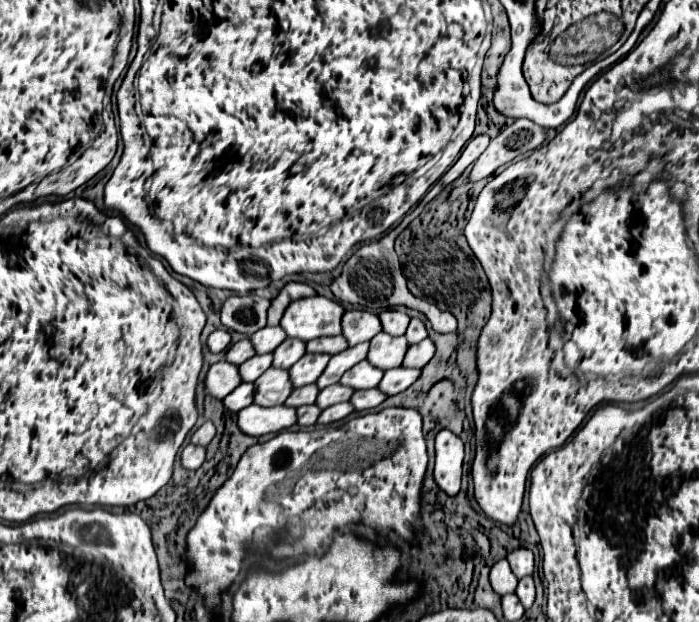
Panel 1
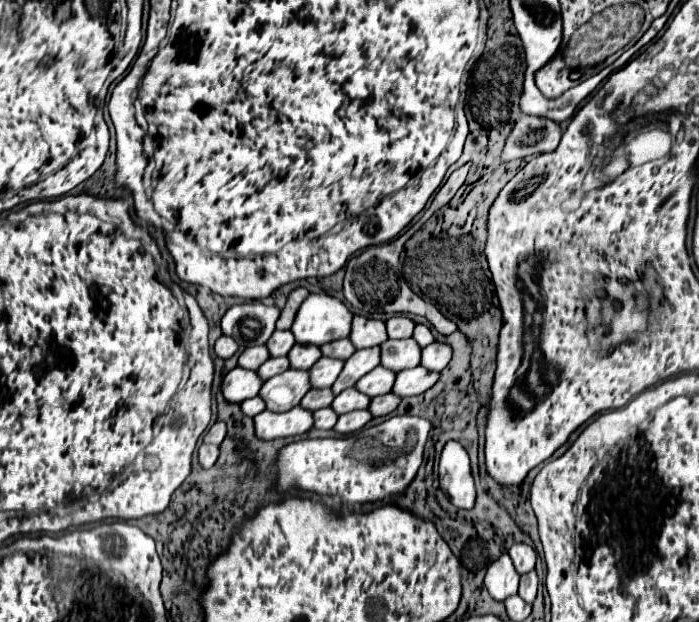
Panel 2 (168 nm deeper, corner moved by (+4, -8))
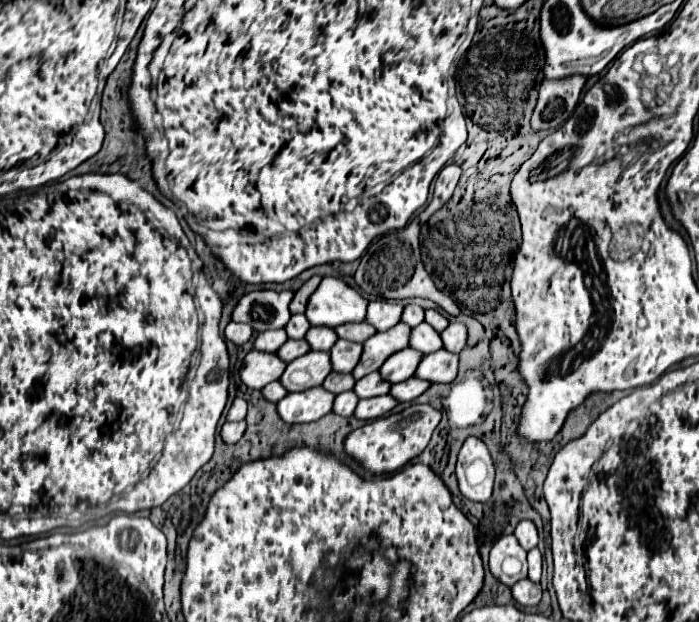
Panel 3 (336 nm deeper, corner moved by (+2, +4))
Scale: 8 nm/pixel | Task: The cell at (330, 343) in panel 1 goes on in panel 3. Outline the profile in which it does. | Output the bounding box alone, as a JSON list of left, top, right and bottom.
[335,322,377,342]

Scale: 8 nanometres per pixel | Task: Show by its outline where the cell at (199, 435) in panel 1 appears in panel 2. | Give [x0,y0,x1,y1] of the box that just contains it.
[203,422,225,444]

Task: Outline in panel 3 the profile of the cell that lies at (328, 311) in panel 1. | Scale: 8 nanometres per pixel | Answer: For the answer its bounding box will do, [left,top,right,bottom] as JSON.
[305,278,367,326]

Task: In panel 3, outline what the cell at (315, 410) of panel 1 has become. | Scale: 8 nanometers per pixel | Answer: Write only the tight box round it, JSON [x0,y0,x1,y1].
[333,390,359,416]

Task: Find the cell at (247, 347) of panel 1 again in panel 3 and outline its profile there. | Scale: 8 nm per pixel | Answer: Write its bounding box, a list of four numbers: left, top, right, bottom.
[255,328,289,352]

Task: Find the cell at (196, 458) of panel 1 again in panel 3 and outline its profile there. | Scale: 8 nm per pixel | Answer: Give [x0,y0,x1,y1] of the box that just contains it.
[221,420,247,444]

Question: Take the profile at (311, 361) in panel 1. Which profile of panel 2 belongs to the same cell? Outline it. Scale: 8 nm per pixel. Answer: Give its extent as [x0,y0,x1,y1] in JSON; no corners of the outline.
[309,358,343,388]

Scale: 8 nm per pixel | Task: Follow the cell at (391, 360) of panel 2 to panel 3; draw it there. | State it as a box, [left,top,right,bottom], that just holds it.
[409,322,443,354]

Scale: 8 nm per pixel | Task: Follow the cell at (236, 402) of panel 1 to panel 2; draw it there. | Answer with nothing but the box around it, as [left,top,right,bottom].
[239,396,265,416]

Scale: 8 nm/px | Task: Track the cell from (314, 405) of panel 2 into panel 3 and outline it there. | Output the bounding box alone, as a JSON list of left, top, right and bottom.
[323,372,355,394]

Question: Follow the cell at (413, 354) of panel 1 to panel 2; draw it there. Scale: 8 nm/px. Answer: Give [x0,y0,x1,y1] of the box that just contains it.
[421,342,451,372]

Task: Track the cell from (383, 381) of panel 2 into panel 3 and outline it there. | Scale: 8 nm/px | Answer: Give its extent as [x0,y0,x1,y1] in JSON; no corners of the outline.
[379,348,423,384]

